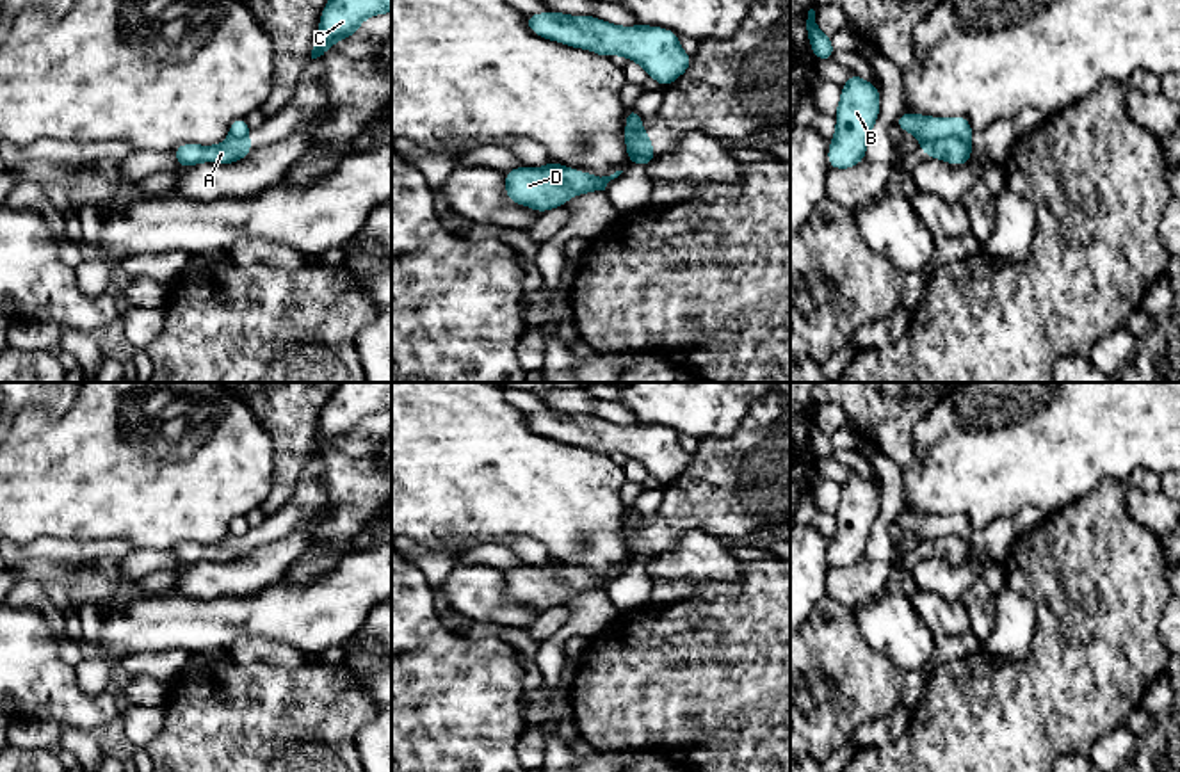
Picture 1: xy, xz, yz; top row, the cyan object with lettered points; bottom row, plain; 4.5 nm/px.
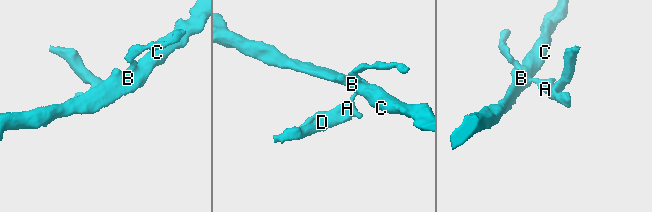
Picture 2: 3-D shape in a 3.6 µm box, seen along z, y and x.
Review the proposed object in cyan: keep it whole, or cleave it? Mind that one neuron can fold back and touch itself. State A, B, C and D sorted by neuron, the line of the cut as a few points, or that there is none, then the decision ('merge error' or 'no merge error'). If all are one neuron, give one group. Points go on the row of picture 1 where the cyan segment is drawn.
A D / B C | yz (969, 141), (942, 137), (921, 143) | merge error

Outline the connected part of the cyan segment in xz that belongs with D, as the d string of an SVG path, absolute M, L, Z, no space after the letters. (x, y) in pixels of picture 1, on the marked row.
M548 160L541 169L523 165L507 171L504 176L509 201L543 213L564 206L573 196L605 190L607 183L621 173L616 171L610 176L598 178Z

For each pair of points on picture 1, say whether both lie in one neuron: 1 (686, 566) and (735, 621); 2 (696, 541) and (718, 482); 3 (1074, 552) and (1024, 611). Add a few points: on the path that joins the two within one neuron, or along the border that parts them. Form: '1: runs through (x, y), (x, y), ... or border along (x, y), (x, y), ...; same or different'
1: border along (741, 570), (739, 580), (702, 580), (698, 584); different
2: border along (725, 538), (702, 530), (686, 530), (662, 550); different
3: border along (1008, 586), (1029, 596), (1038, 607); different

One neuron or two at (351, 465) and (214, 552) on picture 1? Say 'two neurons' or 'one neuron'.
one neuron

